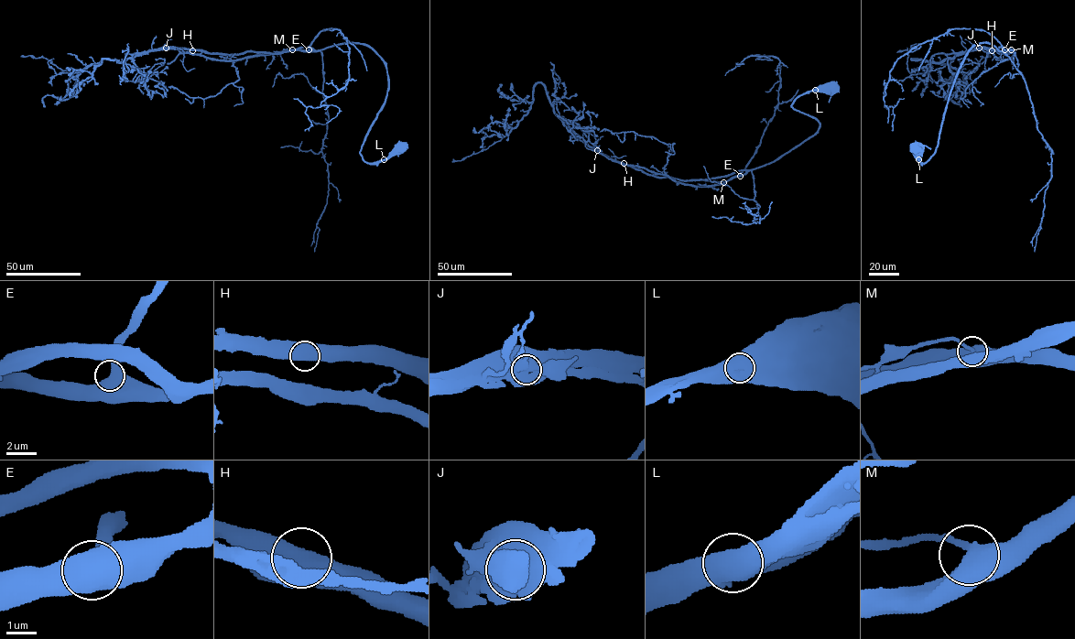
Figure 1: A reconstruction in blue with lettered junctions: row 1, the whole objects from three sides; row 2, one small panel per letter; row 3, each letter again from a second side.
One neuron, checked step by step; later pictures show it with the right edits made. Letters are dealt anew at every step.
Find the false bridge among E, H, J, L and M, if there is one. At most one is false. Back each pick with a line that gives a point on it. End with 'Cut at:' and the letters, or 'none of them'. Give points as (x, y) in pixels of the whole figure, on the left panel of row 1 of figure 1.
Cut at: none of them

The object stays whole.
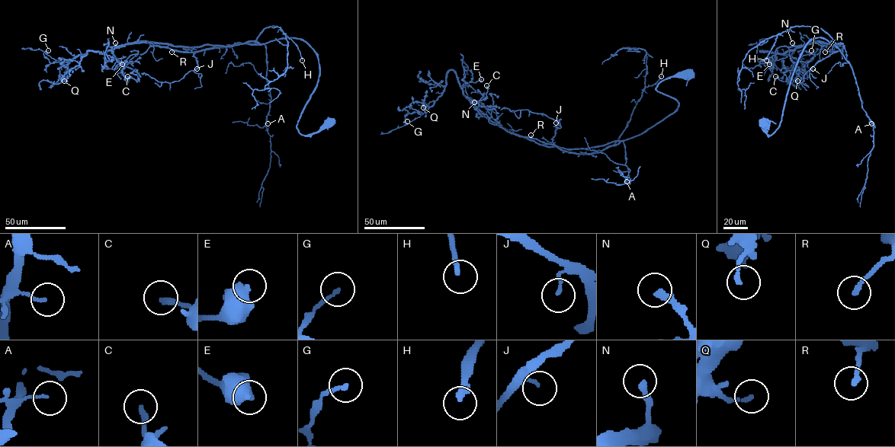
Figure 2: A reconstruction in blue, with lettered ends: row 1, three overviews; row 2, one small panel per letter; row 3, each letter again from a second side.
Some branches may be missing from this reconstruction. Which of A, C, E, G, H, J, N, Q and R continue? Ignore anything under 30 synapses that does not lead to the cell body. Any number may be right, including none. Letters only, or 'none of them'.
H, N

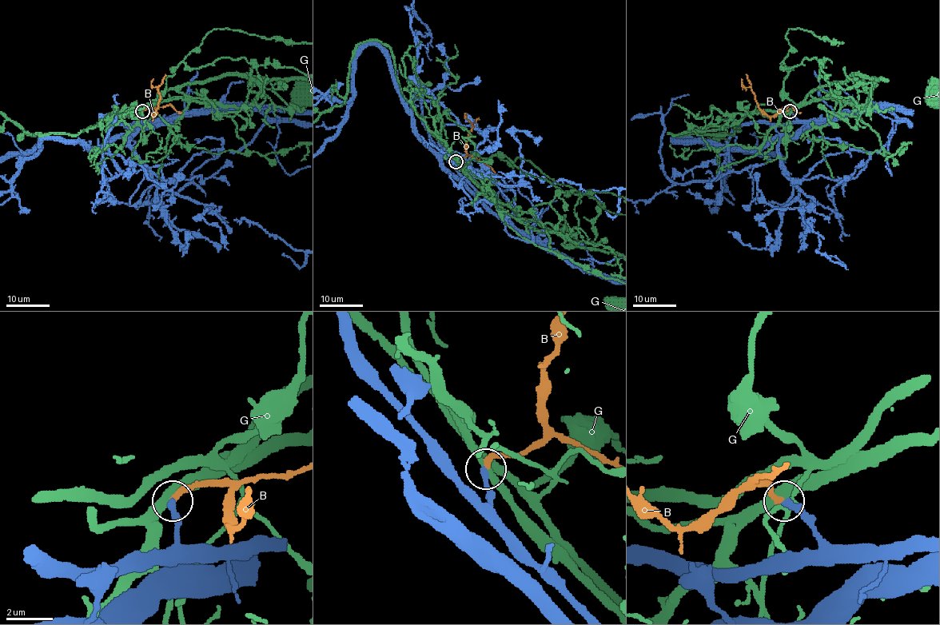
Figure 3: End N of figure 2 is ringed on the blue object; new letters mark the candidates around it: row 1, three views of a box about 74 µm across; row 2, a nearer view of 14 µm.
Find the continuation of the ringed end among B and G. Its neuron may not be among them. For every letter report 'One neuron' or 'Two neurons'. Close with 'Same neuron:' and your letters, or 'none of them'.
B: One neuron
G: Two neurons
Same neuron: B

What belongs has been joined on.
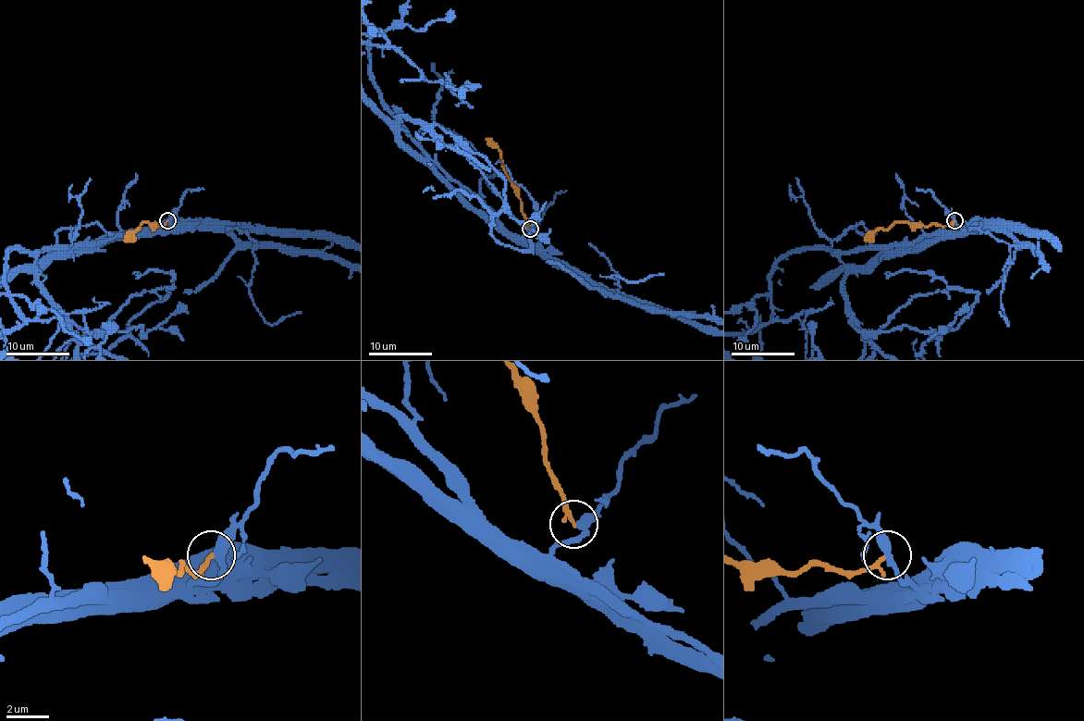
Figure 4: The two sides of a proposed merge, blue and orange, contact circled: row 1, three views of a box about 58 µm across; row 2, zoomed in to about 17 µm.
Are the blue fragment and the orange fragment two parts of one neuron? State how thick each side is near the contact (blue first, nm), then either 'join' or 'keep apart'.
360/160 nm | keep apart

